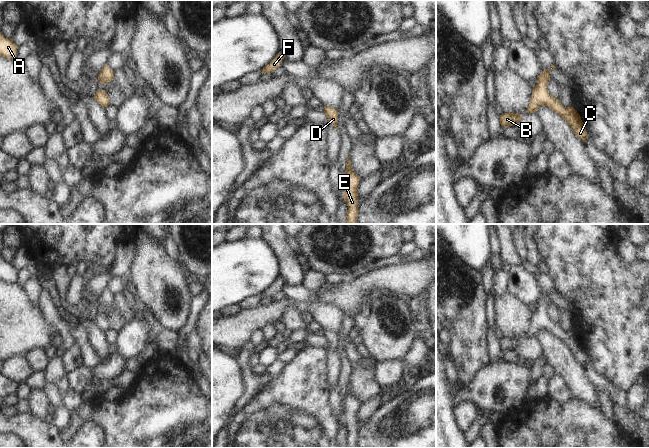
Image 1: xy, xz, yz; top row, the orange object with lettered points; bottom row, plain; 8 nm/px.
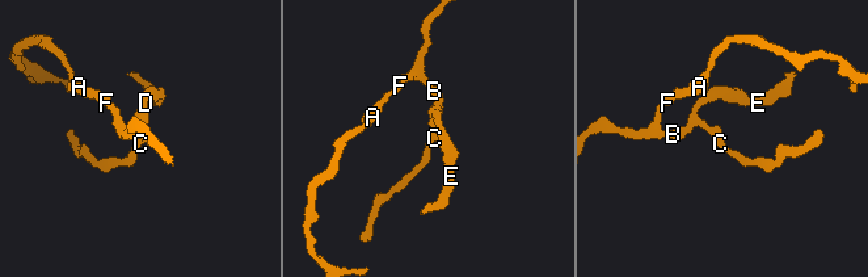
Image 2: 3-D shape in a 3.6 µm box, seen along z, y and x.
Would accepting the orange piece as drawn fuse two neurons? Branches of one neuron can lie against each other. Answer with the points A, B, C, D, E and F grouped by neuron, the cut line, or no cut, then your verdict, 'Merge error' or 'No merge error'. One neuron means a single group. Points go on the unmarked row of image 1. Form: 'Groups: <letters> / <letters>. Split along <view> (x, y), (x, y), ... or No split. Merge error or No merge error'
Groups: A B C D E F. No split. No merge error.

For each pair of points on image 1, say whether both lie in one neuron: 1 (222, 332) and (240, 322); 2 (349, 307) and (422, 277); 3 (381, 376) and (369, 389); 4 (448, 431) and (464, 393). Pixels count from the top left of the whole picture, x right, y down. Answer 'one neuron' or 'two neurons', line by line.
1: one neuron
2: one neuron
3: two neurons
4: two neurons

